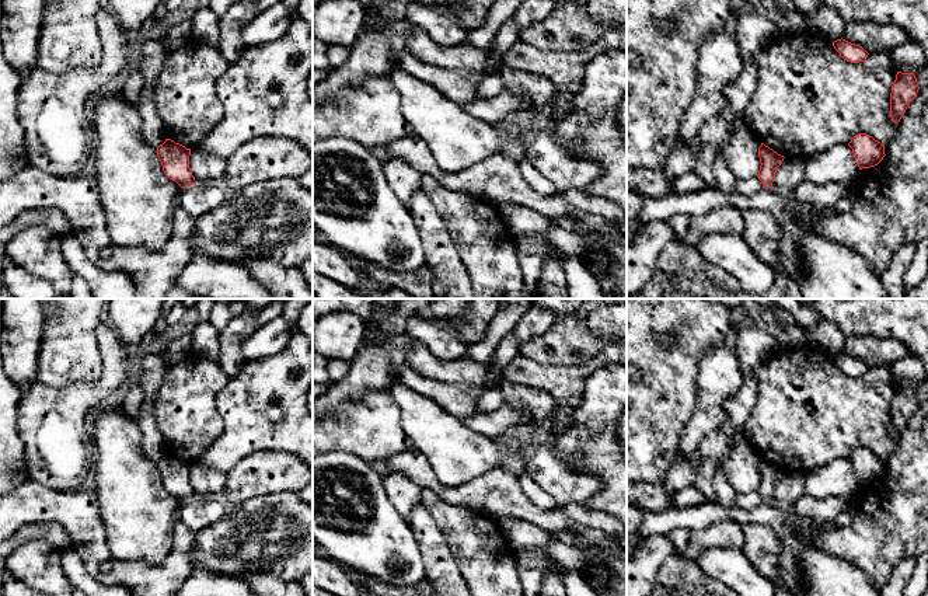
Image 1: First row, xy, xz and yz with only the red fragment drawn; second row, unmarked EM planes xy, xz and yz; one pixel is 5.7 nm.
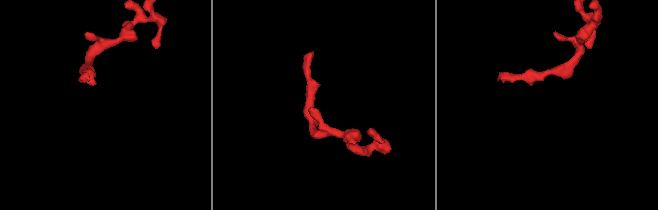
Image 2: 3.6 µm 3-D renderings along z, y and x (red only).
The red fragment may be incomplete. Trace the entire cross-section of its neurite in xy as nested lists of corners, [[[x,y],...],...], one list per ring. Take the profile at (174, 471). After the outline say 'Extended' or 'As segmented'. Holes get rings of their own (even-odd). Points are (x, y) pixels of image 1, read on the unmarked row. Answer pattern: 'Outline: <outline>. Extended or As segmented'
Outline: [[[165,453],[165,456],[157,461],[157,470],[161,475],[164,488],[181,502],[191,501],[196,496],[189,482],[191,463],[171,453]]]. As segmented

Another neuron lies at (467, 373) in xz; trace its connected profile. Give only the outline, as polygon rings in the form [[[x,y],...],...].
[[[412,339],[404,351],[404,362],[421,376],[447,386],[457,386],[482,394],[486,388],[488,367],[471,358],[444,360],[435,356],[422,342]]]

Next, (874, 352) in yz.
[[[847,337],[842,353],[862,360],[868,367],[892,366],[896,360],[911,355],[908,348],[896,338]]]

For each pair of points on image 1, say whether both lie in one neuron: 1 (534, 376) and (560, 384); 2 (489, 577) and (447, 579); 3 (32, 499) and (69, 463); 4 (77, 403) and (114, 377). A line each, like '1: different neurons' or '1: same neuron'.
1: same neuron
2: different neurons
3: different neurons
4: same neuron

